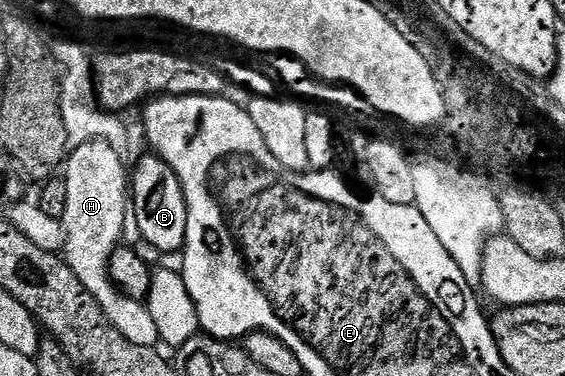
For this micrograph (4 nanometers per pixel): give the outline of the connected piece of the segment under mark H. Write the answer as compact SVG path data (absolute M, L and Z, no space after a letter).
M102 139L84 143L70 150L63 164L63 178L67 185L67 209L63 220L65 224L63 258L66 265L75 273L75 277L83 281L87 293L91 293L95 301L99 301L107 321L111 321L111 325L115 325L115 329L119 329L119 333L123 333L123 337L131 341L131 345L156 348L161 334L159 329L155 329L155 321L151 317L148 306L139 301L131 301L131 297L118 291L109 276L109 258L113 250L122 242L123 217L131 207L131 179L127 174L127 167L125 171L124 165L121 164L121 158L123 158L122 154Z

